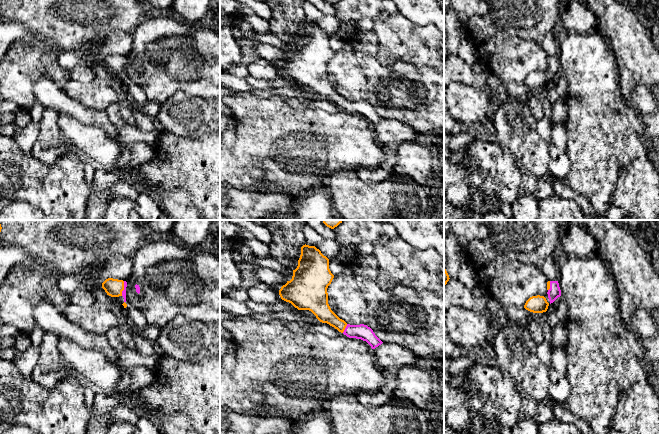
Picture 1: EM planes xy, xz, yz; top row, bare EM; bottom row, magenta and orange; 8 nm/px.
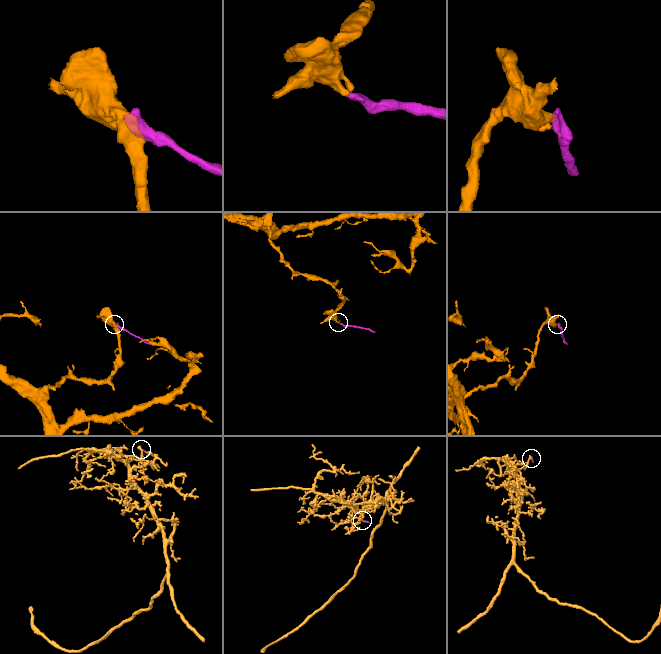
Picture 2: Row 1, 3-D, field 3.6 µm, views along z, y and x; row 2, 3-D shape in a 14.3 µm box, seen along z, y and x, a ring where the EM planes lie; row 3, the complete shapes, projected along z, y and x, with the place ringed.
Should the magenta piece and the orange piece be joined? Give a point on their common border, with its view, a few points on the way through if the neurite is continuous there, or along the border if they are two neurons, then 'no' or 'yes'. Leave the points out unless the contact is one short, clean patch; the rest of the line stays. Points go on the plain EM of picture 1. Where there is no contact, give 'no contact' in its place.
meets magenta in xy at (124, 64); runs through xy (125, 59), (124, 64), (113, 63); yes

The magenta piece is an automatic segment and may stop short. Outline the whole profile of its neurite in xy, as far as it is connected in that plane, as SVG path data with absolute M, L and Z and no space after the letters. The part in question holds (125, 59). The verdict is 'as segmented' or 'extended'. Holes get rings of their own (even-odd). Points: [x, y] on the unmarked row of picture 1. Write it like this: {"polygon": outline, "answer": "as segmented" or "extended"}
{"polygon": "M108 54L102 59L102 64L105 66L107 71L111 73L122 72L124 74L124 79L122 80L124 84L127 83L126 78L126 63L127 58L123 56Z", "answer": "extended"}

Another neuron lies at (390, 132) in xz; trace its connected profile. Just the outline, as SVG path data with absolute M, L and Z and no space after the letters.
M383 118L373 125L377 140L381 145L395 148L402 142L417 142L420 132L412 126L392 118Z

